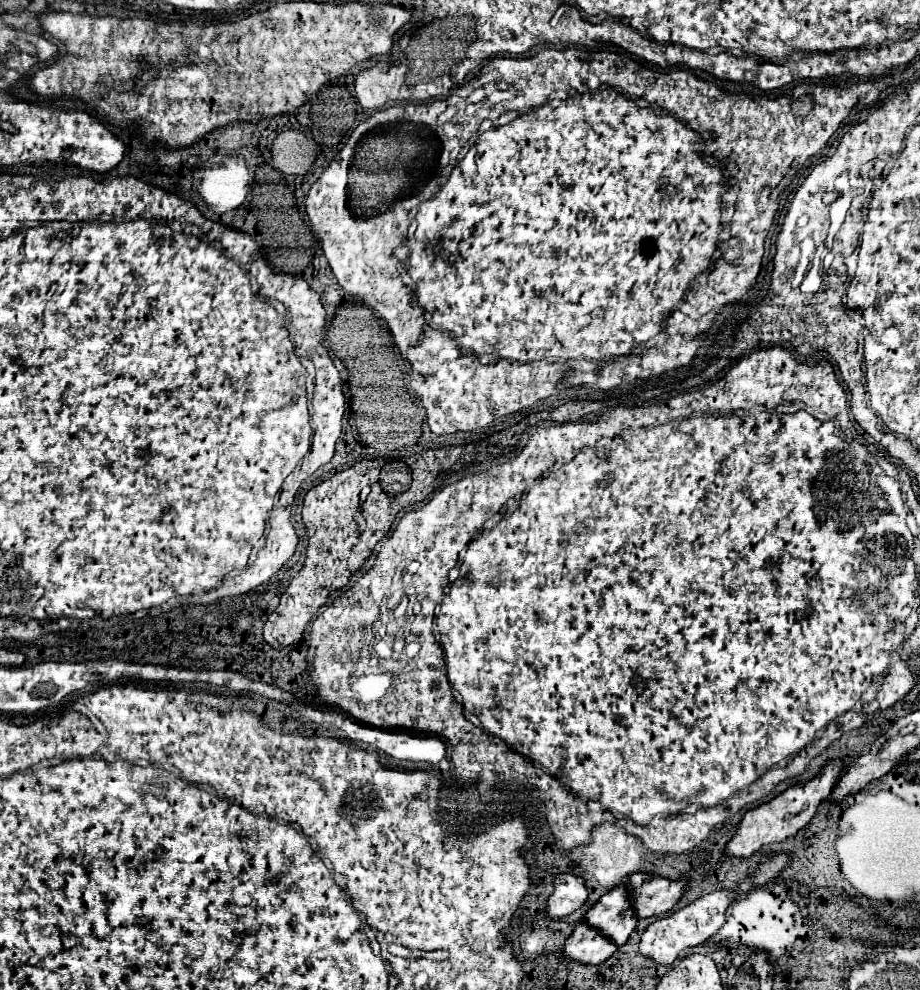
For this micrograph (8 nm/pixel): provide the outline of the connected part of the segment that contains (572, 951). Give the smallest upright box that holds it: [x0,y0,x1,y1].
[562,923,618,965]

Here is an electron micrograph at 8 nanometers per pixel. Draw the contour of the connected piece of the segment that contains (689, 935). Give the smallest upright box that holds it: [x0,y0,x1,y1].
[640,891,738,965]

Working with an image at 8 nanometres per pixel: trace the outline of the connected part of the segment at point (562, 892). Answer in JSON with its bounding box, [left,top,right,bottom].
[544,873,588,919]

